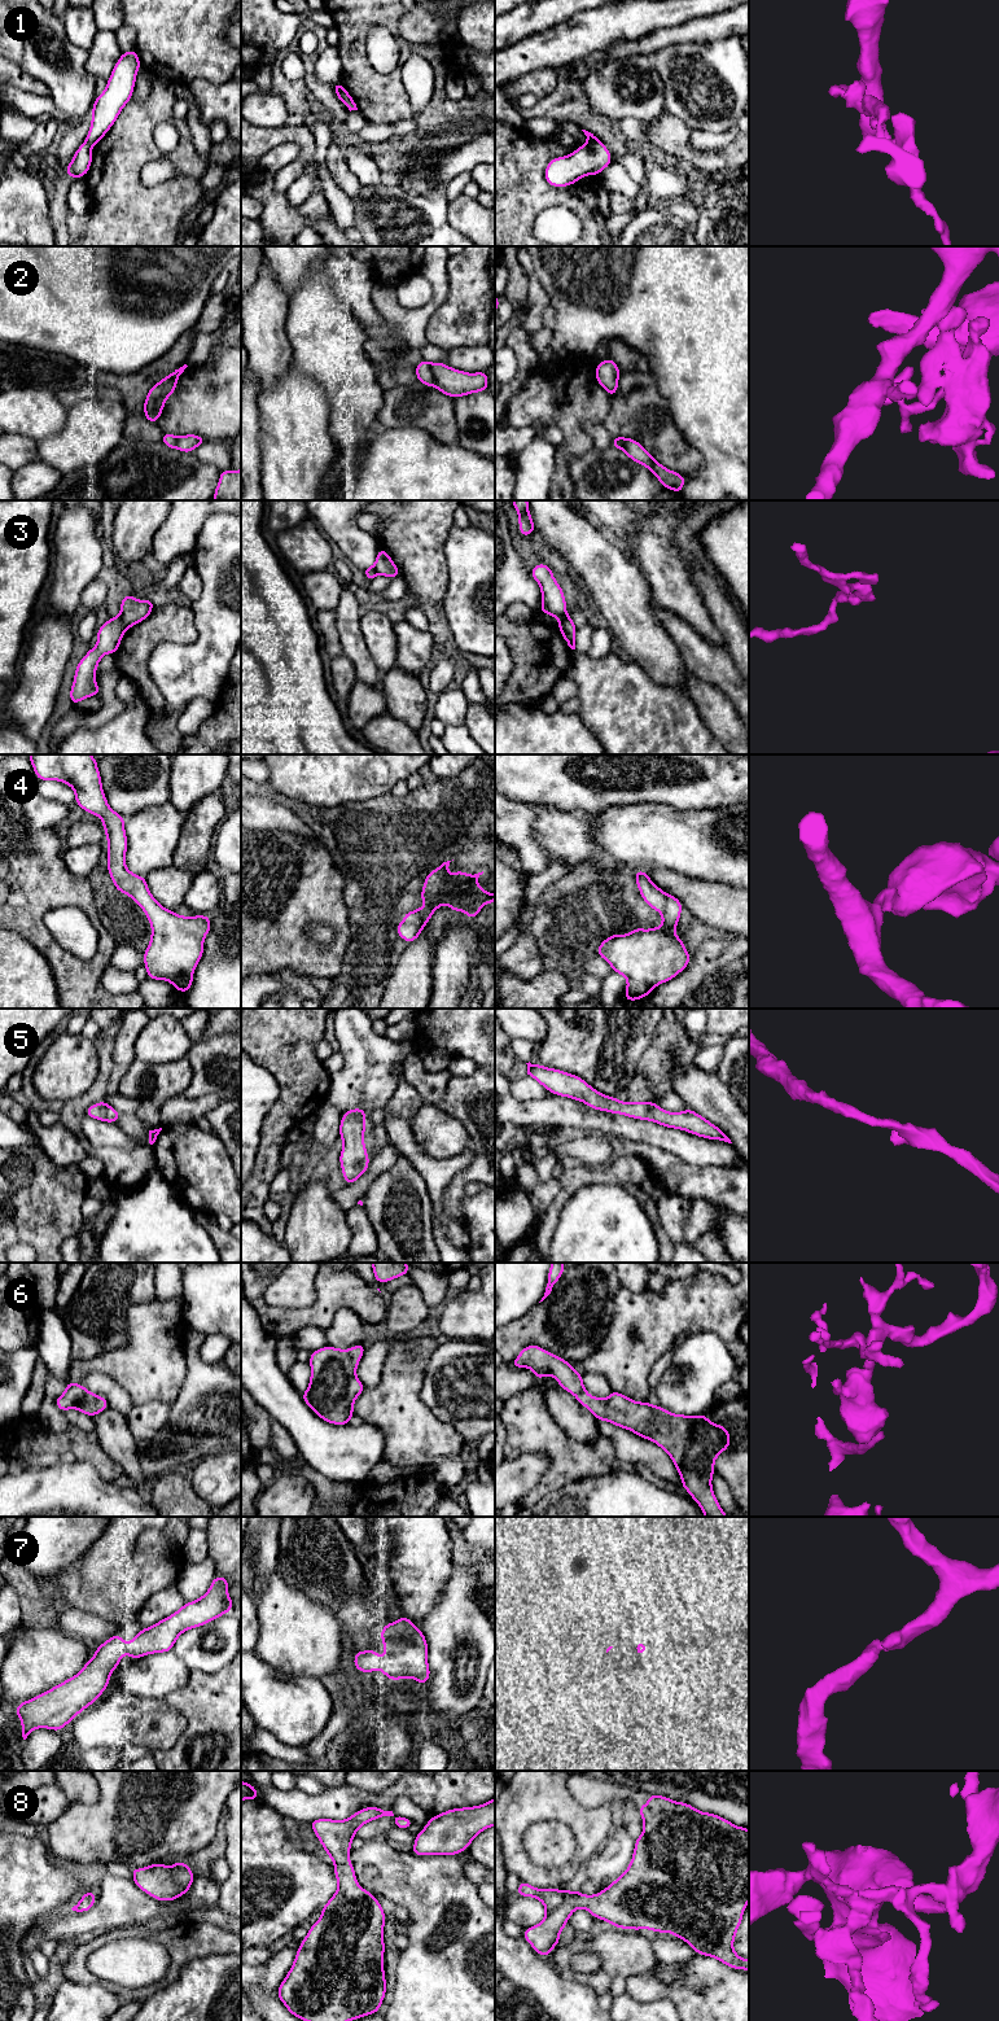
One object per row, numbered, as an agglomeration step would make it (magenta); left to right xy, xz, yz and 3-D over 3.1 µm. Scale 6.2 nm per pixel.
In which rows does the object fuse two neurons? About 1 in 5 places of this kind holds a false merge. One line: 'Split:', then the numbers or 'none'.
Split: 1, 2, 3

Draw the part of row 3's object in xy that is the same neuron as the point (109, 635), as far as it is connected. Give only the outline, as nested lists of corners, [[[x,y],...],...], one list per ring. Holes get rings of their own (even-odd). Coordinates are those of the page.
[[[121,616],[110,617],[98,627],[97,644],[76,665],[74,683],[69,694],[74,707],[83,699],[102,694],[95,679],[97,665],[104,655],[117,653],[126,630]]]

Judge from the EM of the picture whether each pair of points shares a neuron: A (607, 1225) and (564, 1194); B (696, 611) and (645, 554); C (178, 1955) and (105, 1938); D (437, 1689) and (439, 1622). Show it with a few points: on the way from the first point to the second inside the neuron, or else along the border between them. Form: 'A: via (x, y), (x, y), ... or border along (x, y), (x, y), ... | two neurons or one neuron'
A: border along (595, 1182), (581, 1186), (569, 1198), (556, 1225) | two neurons
B: via (682, 596), (658, 568) | one neuron
C: via (162, 1937), (143, 1932), (123, 1932) | one neuron
D: via (441, 1672), (441, 1639) | one neuron

